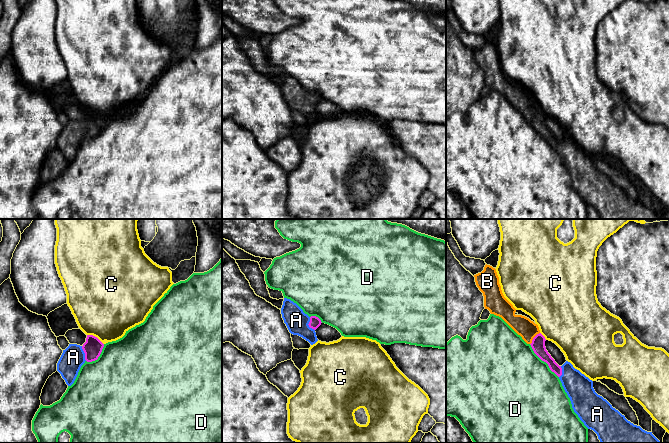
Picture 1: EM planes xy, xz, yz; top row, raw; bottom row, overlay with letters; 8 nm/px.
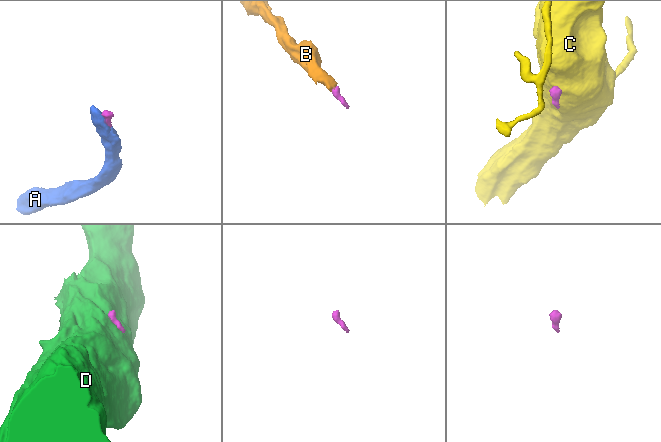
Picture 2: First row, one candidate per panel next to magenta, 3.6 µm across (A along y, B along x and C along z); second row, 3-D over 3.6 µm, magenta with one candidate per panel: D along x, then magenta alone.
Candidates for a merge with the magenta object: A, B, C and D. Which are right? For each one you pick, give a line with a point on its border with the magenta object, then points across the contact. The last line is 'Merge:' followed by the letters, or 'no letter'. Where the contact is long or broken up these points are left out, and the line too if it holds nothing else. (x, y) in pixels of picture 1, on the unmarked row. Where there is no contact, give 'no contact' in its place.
A: contact xz (308, 100); way xz (315, 98), (308, 100), (300, 100), (296, 96)
B: contact yz (533, 114); way yz (538, 119), (533, 114), (523, 102)
Merge: A, B

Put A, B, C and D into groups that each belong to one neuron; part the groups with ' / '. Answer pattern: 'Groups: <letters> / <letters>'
Groups: A B / C / D

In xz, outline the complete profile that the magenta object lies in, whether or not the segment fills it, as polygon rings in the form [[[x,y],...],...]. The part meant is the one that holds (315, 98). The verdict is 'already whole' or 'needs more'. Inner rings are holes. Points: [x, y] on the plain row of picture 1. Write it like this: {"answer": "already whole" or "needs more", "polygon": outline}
{"answer": "needs more", "polygon": [[[284,74],[281,90],[291,110],[302,113],[311,121],[318,117],[315,106],[322,99],[318,93],[309,93],[296,79],[287,74]]]}

